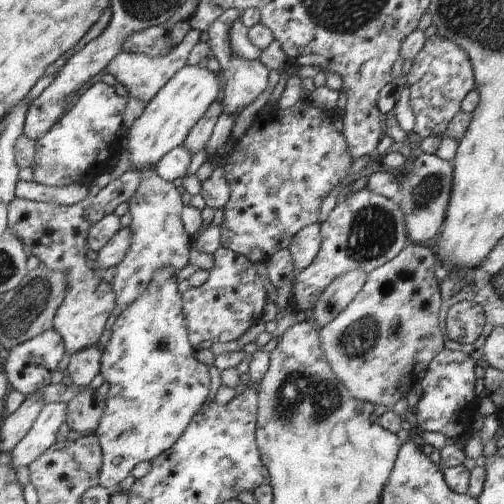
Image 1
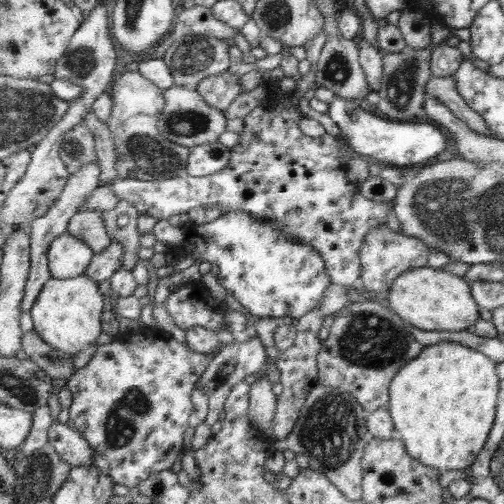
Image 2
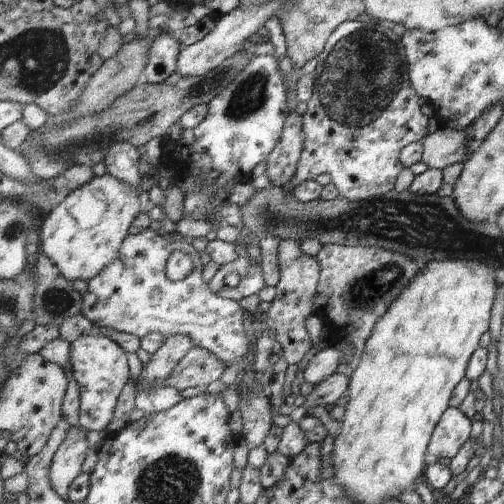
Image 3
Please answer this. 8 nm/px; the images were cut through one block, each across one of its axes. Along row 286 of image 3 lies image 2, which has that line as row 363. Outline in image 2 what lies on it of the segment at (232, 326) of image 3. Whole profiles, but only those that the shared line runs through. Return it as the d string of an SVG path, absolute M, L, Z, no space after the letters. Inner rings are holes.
M157 328L137 330L131 342L113 340L111 344L101 344L97 346L91 362L65 382L65 386L73 394L73 406L69 410L71 420L67 424L89 442L93 452L109 462L109 474L113 476L115 484L123 484L129 490L135 490L151 476L169 472L179 458L187 456L183 442L187 428L191 428L191 414L195 412L191 394L199 388L201 378L205 376L217 354L219 350L213 354L195 352L191 346L163 334Z

